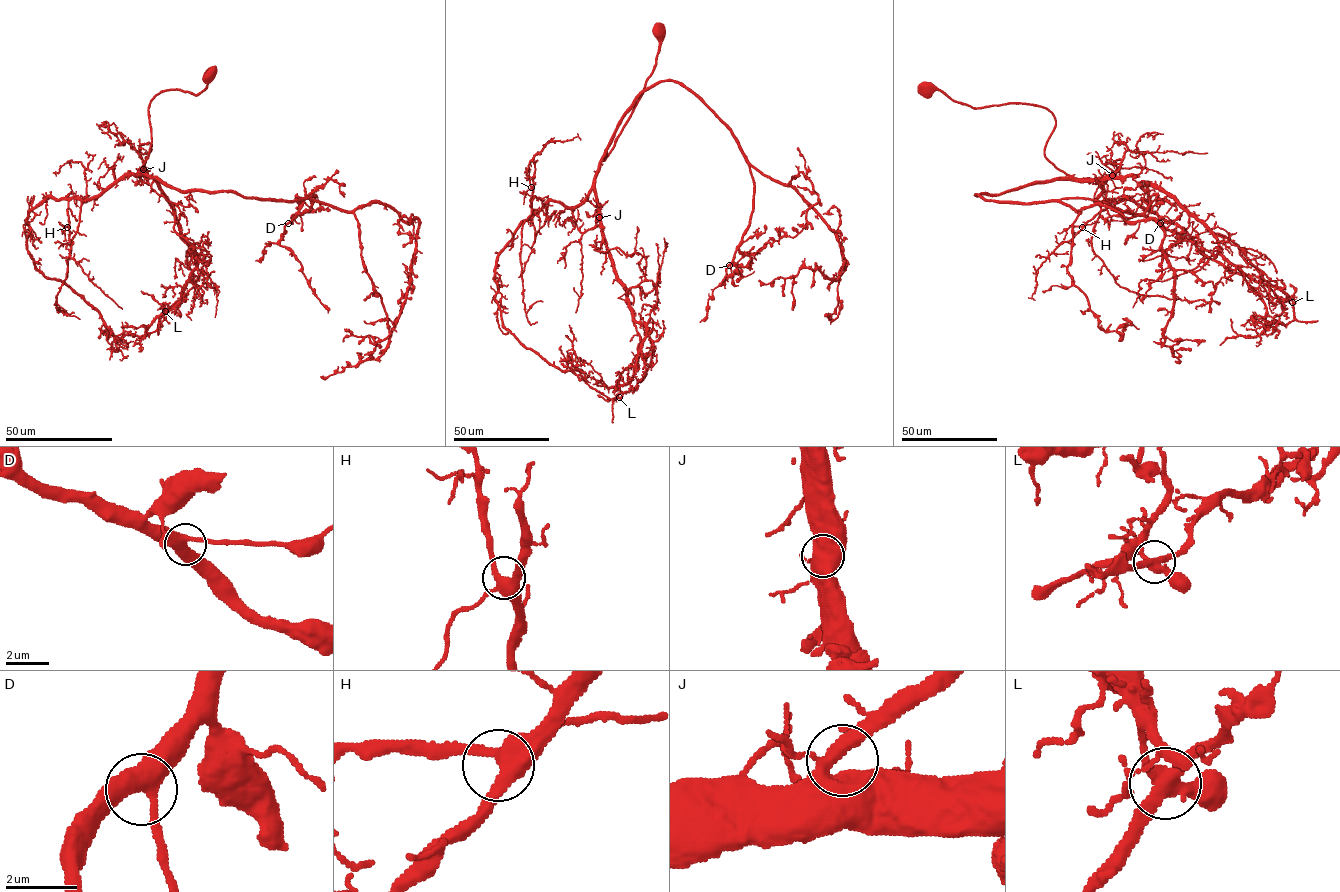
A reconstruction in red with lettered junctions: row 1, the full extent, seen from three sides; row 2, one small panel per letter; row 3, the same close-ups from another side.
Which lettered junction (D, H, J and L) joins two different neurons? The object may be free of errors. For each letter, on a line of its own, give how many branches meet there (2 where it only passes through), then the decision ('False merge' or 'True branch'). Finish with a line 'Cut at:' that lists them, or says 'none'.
D: Branches: 3. True branch
H: Branches: 4. True branch
J: Branches: 4. True branch
L: Branches: 4. False merge
Cut at: L

